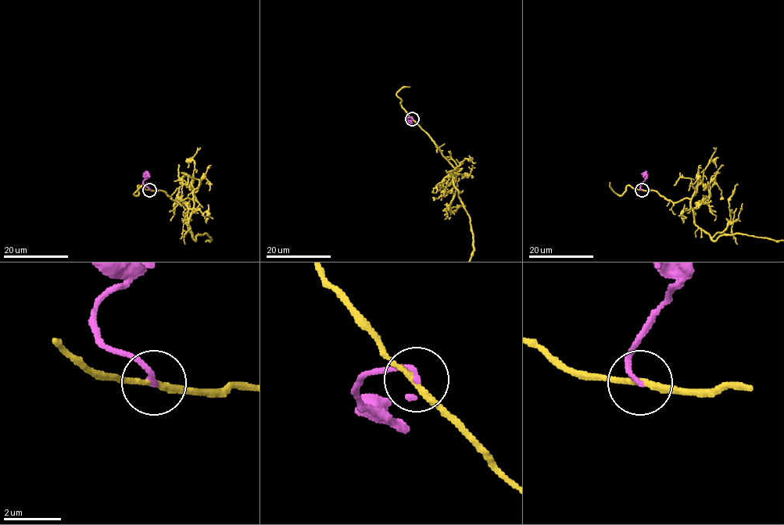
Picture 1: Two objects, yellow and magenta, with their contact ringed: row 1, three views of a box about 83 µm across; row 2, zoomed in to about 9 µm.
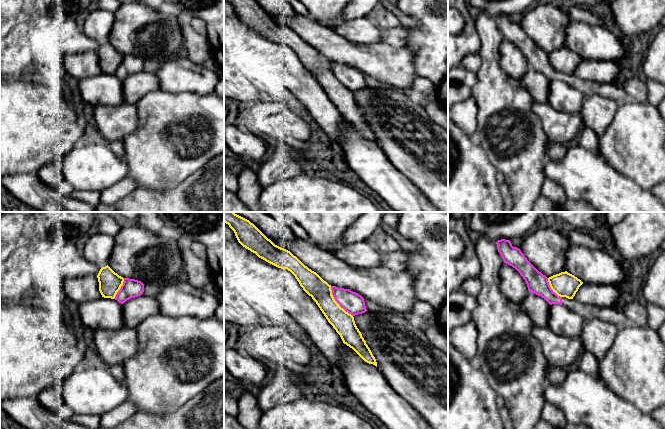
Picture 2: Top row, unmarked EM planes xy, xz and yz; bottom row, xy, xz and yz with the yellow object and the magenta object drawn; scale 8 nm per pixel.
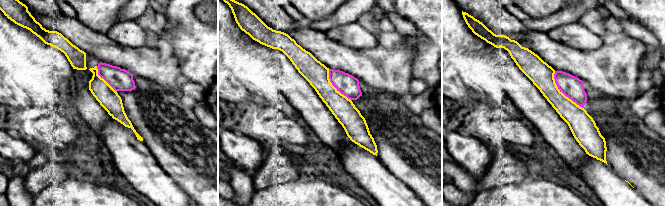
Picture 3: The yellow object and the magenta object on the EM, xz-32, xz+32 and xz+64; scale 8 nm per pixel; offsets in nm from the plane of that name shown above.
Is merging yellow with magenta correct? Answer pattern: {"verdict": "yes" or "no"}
{"verdict": "no"}

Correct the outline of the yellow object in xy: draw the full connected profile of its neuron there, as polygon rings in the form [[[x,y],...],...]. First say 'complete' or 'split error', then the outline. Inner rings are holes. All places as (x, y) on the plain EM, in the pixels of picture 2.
complete; [[[108,41],[100,45],[97,54],[99,67],[104,74],[114,75],[124,58],[124,54],[115,49]]]

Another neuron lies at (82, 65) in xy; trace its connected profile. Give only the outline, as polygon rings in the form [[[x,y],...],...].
[[[86,51],[64,56],[67,74],[77,80],[102,74],[97,51]]]

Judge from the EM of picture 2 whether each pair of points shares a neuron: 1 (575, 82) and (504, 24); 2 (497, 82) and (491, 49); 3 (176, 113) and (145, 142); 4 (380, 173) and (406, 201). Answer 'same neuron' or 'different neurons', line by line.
1: same neuron
2: same neuron
3: same neuron
4: same neuron

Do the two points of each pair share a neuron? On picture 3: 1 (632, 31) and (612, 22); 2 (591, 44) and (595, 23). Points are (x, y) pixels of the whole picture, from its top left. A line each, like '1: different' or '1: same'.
1: different
2: different

